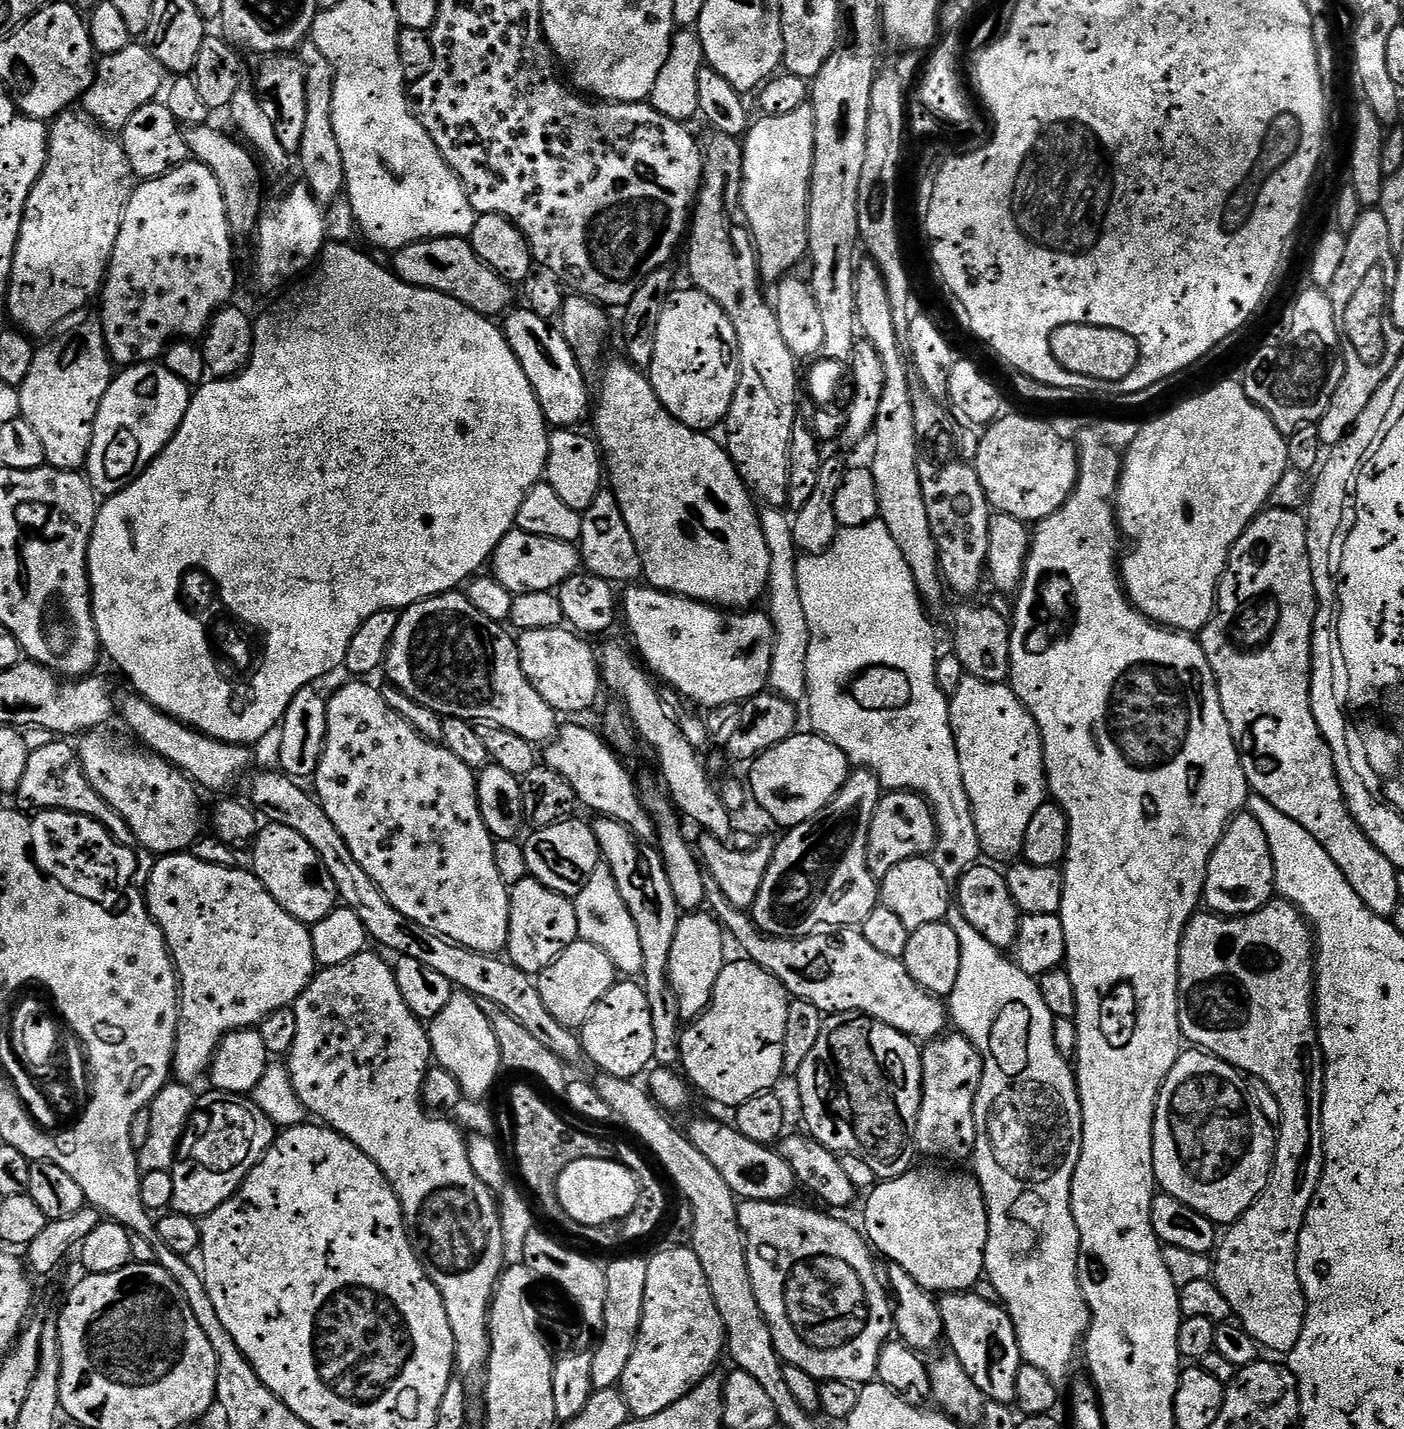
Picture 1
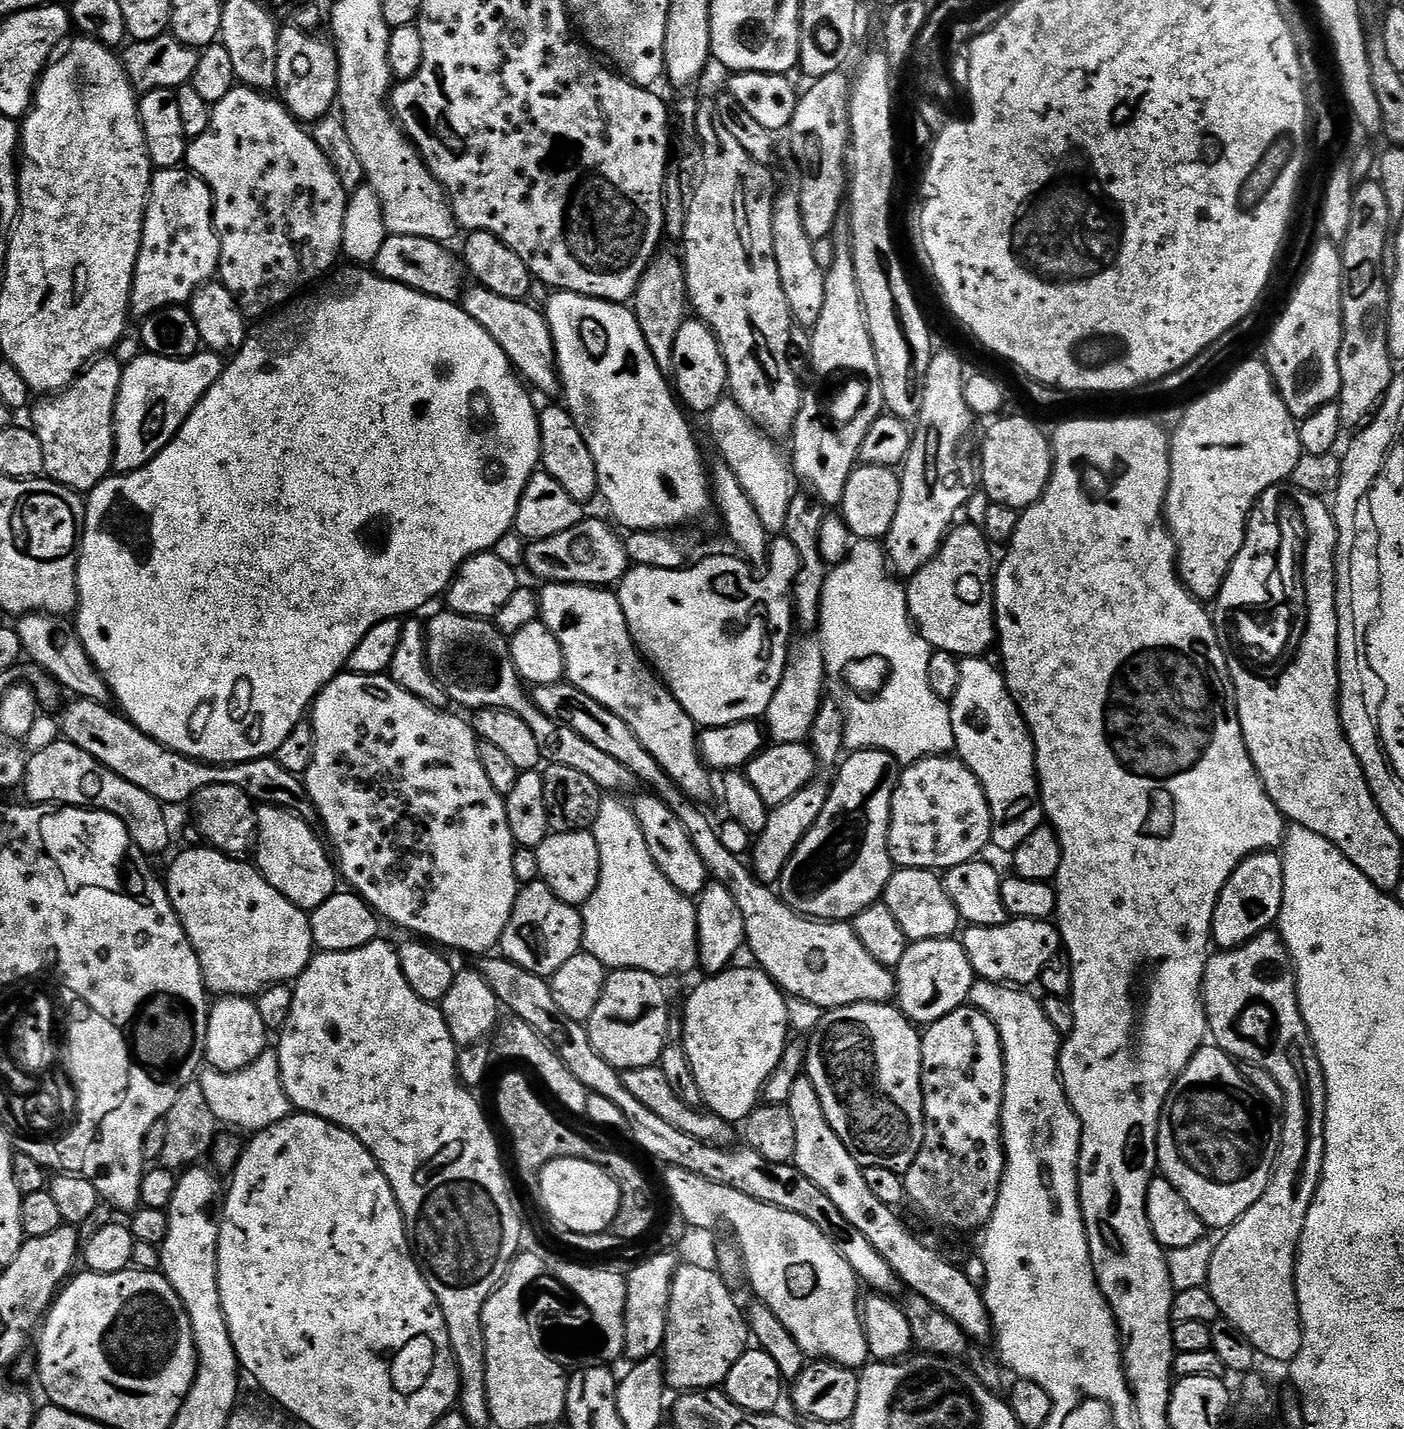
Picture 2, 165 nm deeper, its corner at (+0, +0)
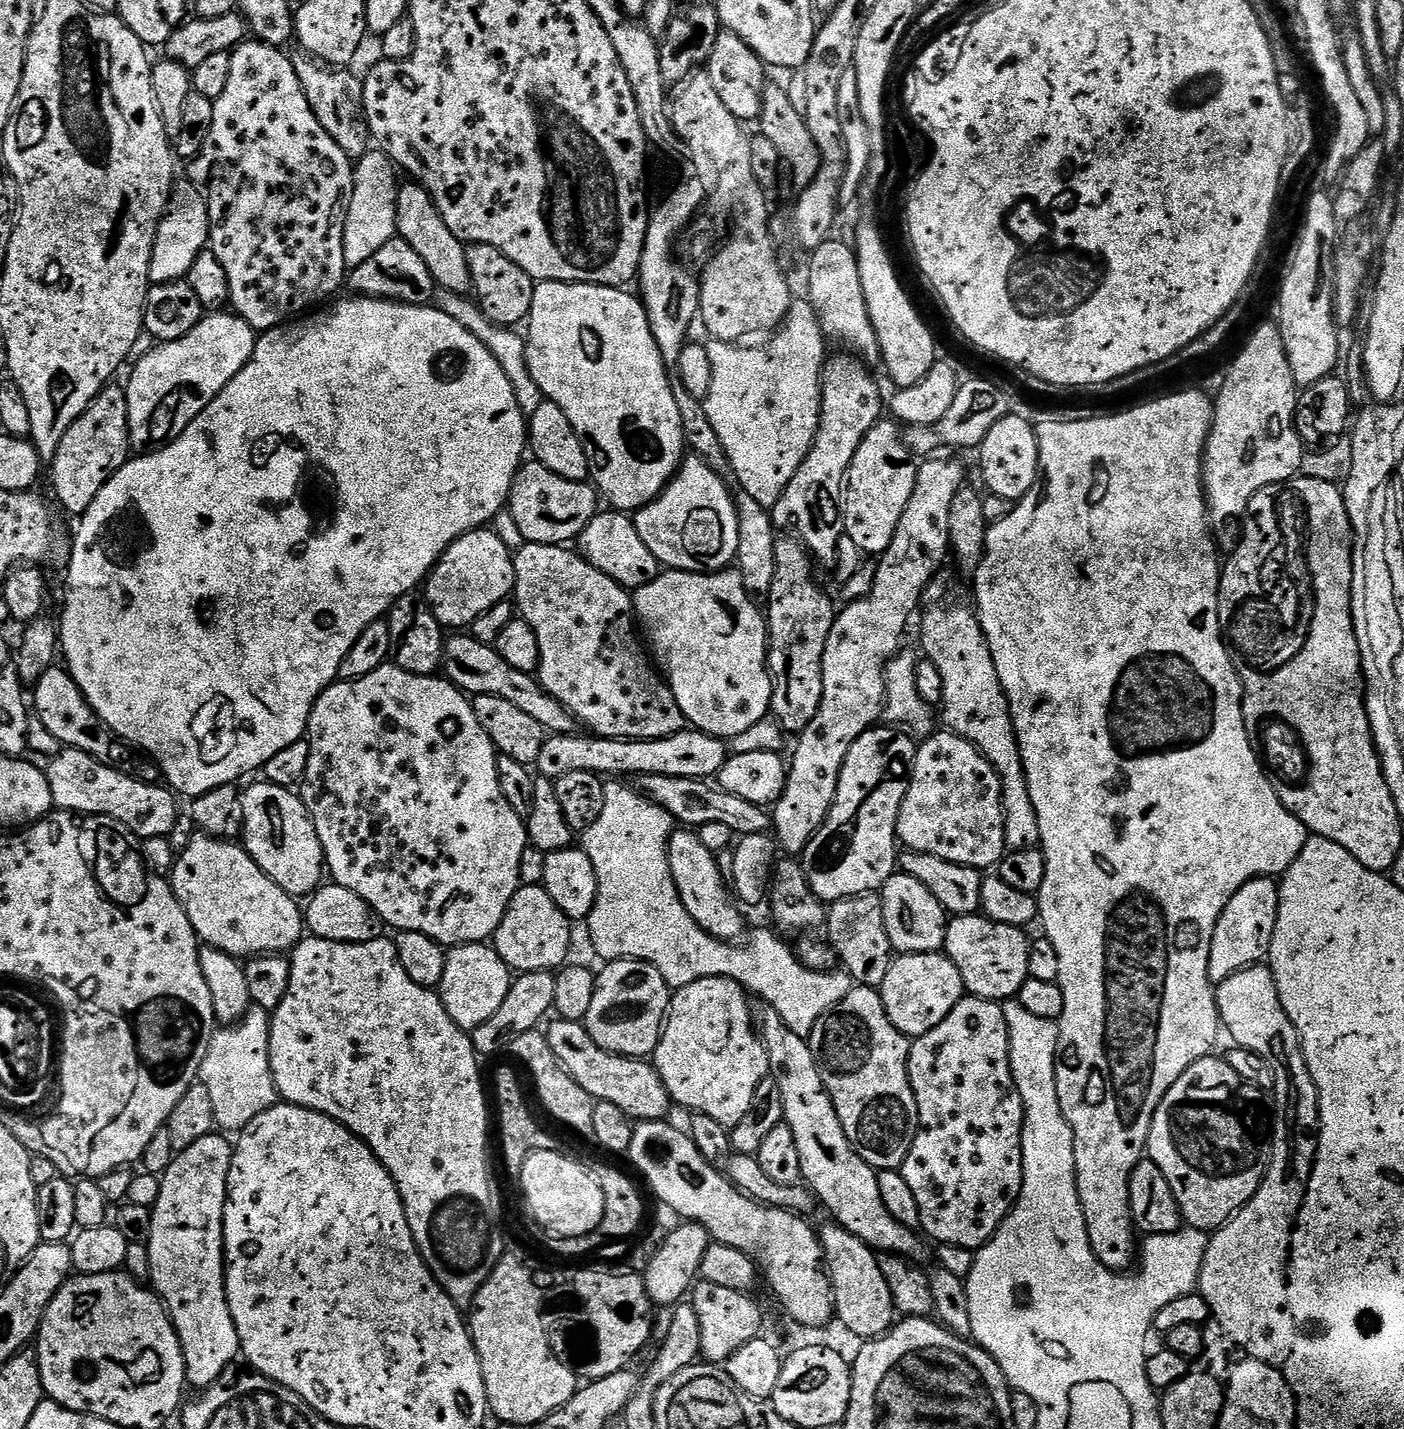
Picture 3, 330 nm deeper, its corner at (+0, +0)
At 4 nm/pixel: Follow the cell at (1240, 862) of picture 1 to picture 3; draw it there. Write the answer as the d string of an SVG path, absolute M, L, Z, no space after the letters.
M1259 876L1246 882L1218 918L1214 926L1214 938L1210 942L1208 977L1215 986L1226 978L1238 974L1244 968L1267 961L1270 942L1274 938L1274 926L1278 922L1278 898L1280 886L1275 879Z

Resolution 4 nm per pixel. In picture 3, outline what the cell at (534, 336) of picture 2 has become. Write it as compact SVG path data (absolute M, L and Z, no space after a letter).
M408 182L399 189L396 198L396 230L399 239L410 242L410 246L426 262L426 270L434 278L437 289L445 288L459 296L468 296L473 291L472 275L468 273L468 248L446 226L432 196L419 182Z

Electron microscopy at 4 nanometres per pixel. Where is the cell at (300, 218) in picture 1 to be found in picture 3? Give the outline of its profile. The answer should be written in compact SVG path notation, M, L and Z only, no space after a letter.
M255 38L245 39L244 43L236 45L230 55L230 78L226 82L226 90L214 101L214 126L210 126L210 138L206 138L206 146L191 161L191 183L204 193L204 199L208 202L208 238L210 250L222 262L222 270L226 270L226 278L230 286L228 295L231 307L235 315L241 316L257 333L269 332L280 324L291 321L309 310L315 309L319 300L327 296L335 297L340 287L346 284L346 265L344 262L344 231L346 230L346 218L348 217L348 202L352 190L352 174L354 164L342 148L334 142L322 128L310 102L299 84L298 74L293 64L293 57L284 53L283 47L275 44L266 44Z

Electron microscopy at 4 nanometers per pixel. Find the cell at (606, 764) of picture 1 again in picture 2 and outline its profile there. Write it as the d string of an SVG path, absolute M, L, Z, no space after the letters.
M640 794L635 800L634 811L638 826L646 838L646 850L650 850L650 858L654 858L658 870L666 874L666 882L670 882L674 890L689 898L699 897L705 884L709 883L710 877L706 866L698 858L698 852L694 850L694 844L690 842L690 836L686 834L686 828L682 826L682 822L678 822L674 810L670 810L670 806L666 806L666 802L662 802L659 796Z

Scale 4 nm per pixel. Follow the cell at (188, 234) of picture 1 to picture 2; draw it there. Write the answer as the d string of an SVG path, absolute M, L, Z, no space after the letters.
M183 167L157 171L152 178L152 189L148 191L148 209L144 211L142 242L138 250L138 262L132 275L133 317L143 318L171 304L187 305L203 284L217 275L220 267L220 239L212 221L212 191L192 172Z

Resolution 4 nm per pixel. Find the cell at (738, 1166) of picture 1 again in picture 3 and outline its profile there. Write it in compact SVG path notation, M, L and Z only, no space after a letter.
M556 1018L553 1021L552 1025L547 1025L546 1035L550 1050L554 1050L554 1058L593 1100L605 1100L626 1110L633 1122L663 1120L669 1115L668 1111L673 1111L672 1096L666 1090L655 1063L634 1056L615 1056L612 1052L602 1050L602 1046L590 1038L587 1028L579 1020Z

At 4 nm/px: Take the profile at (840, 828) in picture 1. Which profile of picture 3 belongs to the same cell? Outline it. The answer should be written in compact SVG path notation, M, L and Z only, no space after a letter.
M900 726L870 728L850 746L830 814L802 853L806 878L820 901L879 893L897 871L896 823L917 747L917 741Z

